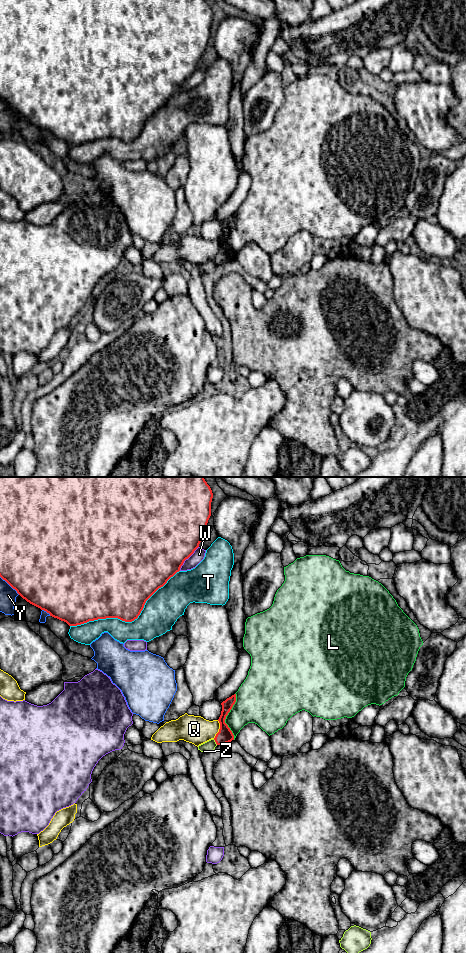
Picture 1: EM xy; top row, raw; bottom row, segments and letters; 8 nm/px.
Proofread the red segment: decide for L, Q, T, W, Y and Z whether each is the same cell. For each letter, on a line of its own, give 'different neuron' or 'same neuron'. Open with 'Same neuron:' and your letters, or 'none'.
Same neuron: none
L: different neuron
Q: different neuron
T: different neuron
W: different neuron
Y: different neuron
Z: different neuron

